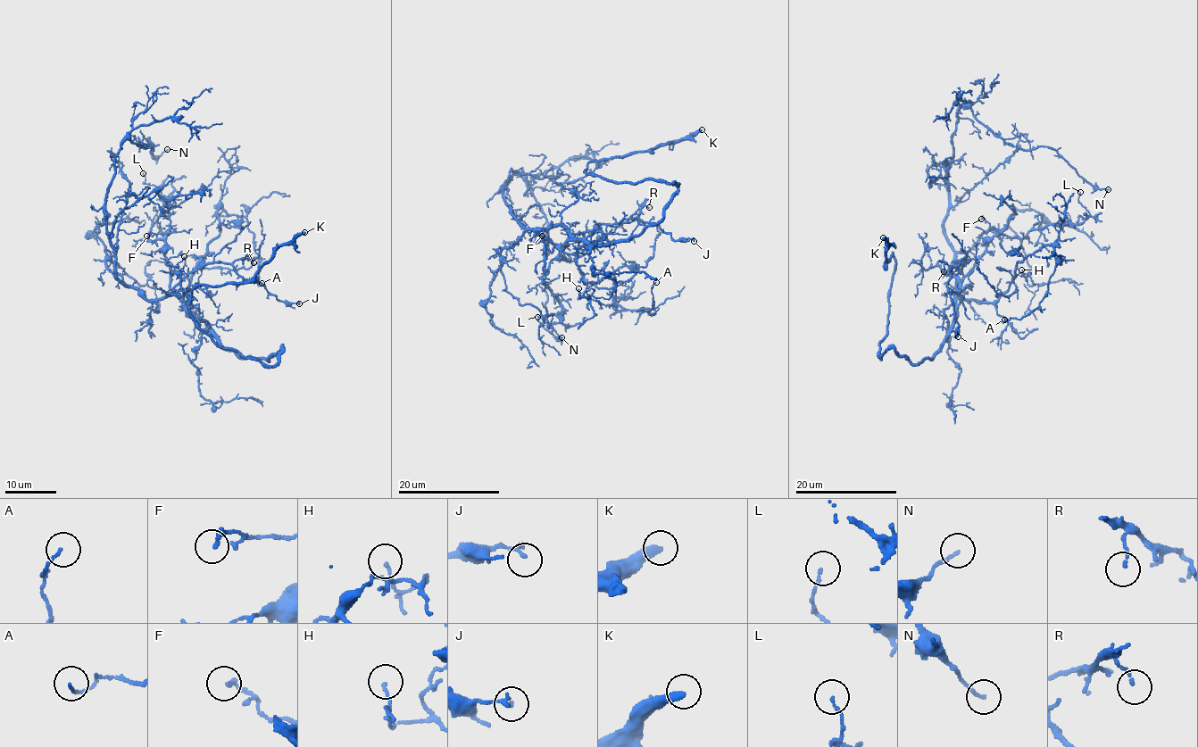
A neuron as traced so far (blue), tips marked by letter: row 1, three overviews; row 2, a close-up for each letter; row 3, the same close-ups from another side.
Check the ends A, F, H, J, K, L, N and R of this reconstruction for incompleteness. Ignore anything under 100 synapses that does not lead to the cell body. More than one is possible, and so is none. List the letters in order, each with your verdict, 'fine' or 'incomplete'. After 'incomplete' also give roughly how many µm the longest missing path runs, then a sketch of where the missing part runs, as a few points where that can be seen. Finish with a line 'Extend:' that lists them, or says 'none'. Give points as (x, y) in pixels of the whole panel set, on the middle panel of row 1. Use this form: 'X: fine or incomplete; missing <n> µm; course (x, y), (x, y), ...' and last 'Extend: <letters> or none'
A: fine
F: fine
H: fine
J: fine
K: incomplete; missing 80 µm
L: fine
N: fine
R: fine
Extend: K

